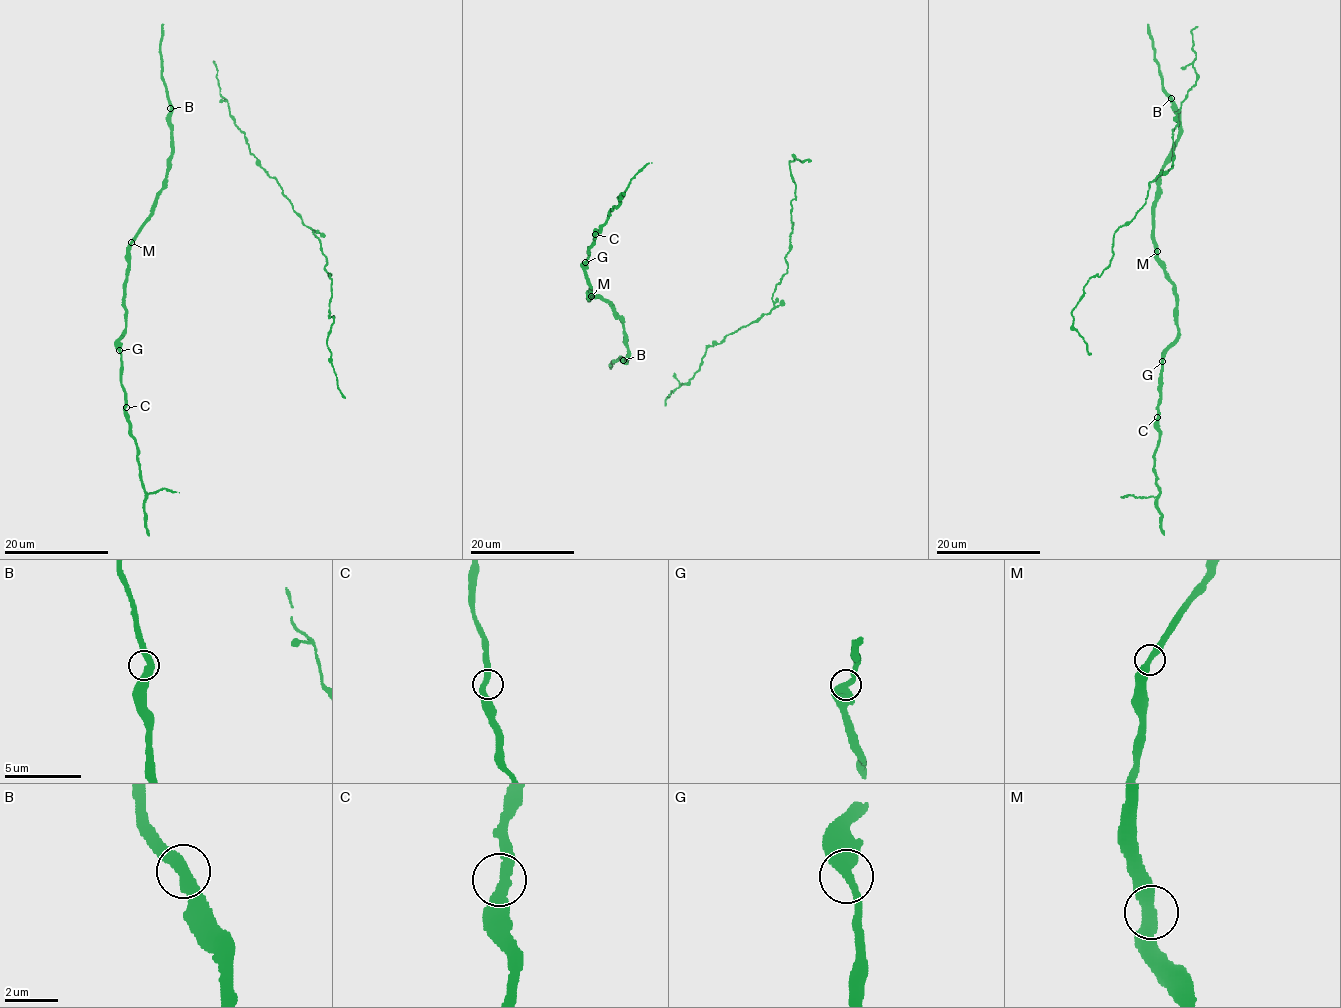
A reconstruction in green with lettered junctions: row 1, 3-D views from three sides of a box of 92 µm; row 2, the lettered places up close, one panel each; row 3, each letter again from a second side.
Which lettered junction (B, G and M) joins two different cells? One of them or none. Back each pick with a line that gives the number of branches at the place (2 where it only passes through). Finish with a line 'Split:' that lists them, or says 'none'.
Split: none

